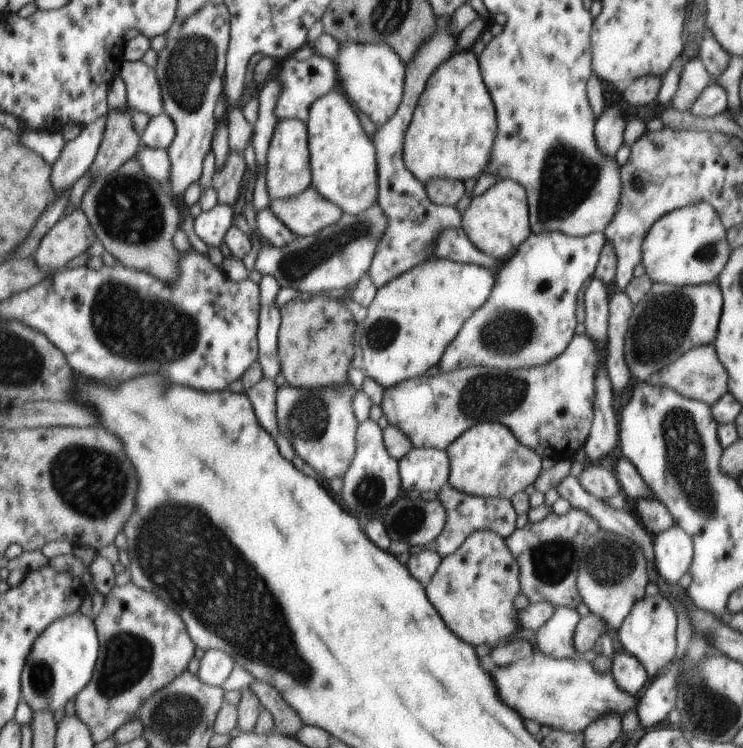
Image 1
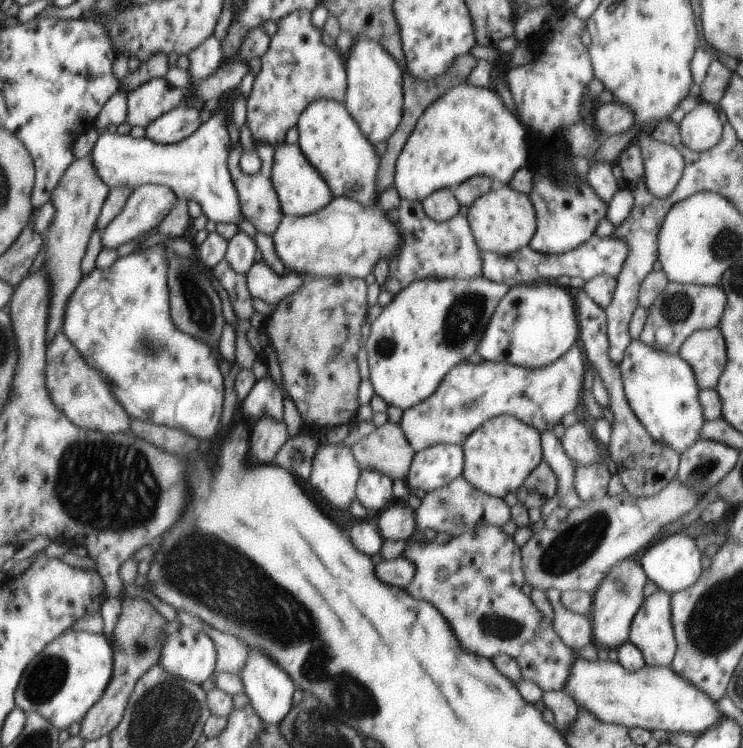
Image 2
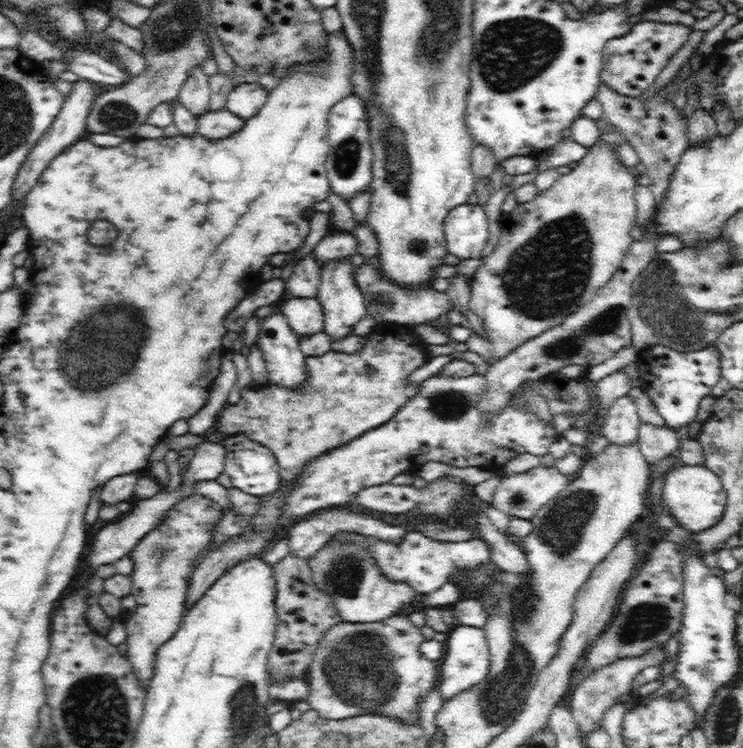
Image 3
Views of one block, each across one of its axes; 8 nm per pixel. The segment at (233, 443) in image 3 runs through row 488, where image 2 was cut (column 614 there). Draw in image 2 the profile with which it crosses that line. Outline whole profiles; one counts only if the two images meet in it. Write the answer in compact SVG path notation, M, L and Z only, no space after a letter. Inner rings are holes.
M594 234L590 240L587 240L578 248L562 255L542 255L541 252L533 251L528 244L524 248L511 252L509 255L481 251L480 256L484 277L488 280L513 287L538 282L538 280L558 280L560 276L564 275L570 278L576 276L576 278L582 278L582 280L587 281L597 274L608 273L616 279L627 257L627 252L627 245L624 241L613 239L611 236L601 237Z

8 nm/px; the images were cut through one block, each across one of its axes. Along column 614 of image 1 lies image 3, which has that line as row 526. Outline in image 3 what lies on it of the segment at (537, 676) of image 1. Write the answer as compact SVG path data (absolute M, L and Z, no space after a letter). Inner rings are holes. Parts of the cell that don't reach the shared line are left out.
M682 465L669 472L662 486L664 510L677 521L681 528L694 534L714 527L724 516L727 493L717 474L704 465Z

